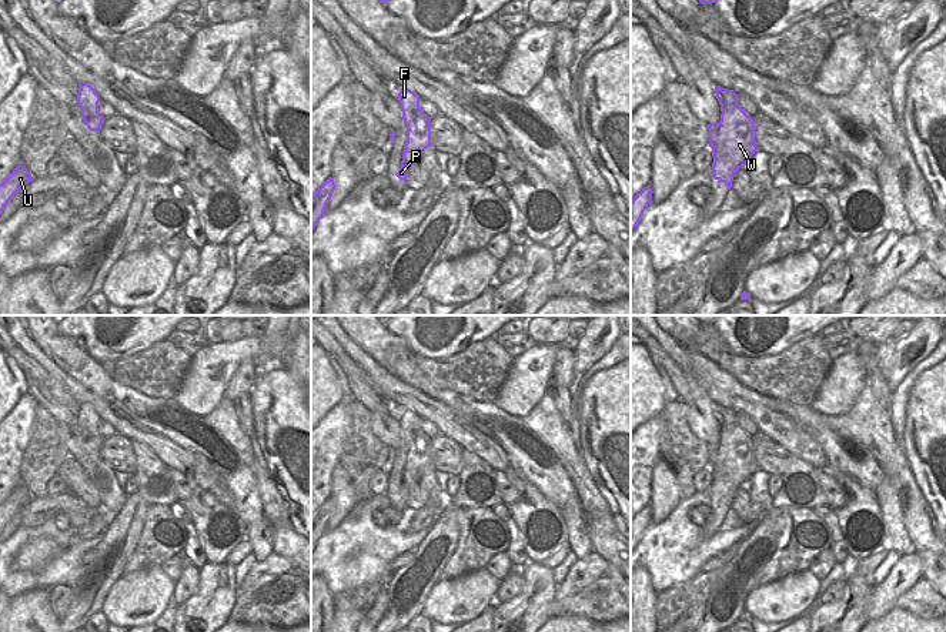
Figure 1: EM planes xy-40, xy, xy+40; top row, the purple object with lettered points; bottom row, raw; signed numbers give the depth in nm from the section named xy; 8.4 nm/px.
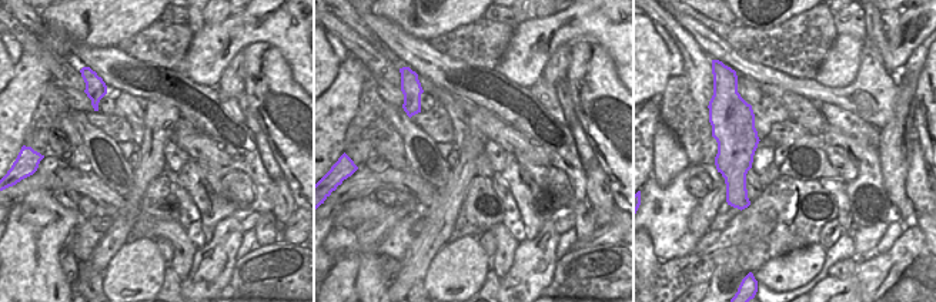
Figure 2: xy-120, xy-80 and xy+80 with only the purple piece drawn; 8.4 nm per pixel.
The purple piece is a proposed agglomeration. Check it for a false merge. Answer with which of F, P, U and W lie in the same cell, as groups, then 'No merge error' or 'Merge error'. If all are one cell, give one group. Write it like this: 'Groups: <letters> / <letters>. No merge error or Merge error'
Groups: F / P U W. Merge error.

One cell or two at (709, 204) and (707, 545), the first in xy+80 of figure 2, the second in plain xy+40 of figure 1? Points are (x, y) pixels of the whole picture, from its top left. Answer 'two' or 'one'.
two

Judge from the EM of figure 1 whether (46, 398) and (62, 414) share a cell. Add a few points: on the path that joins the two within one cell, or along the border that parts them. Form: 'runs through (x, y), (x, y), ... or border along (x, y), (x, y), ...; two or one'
runs through (50, 403), (57, 410); one

